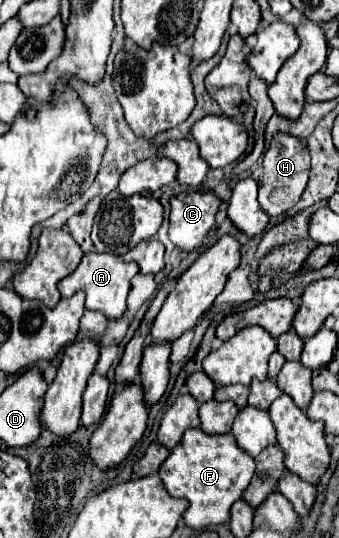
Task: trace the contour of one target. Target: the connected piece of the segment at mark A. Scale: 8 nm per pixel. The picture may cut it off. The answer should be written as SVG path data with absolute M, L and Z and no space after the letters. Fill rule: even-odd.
M91 251L91 253L85 253L79 267L67 275L65 279L59 281L59 291L63 297L71 297L75 291L83 289L87 293L87 301L85 301L85 307L87 309L95 309L95 311L103 311L105 317L109 319L115 319L115 317L121 317L125 313L125 299L129 295L129 289L131 289L131 279L137 275L137 265L131 261L131 263L125 263L121 261L117 255L111 255L111 253L97 253L97 251Z

